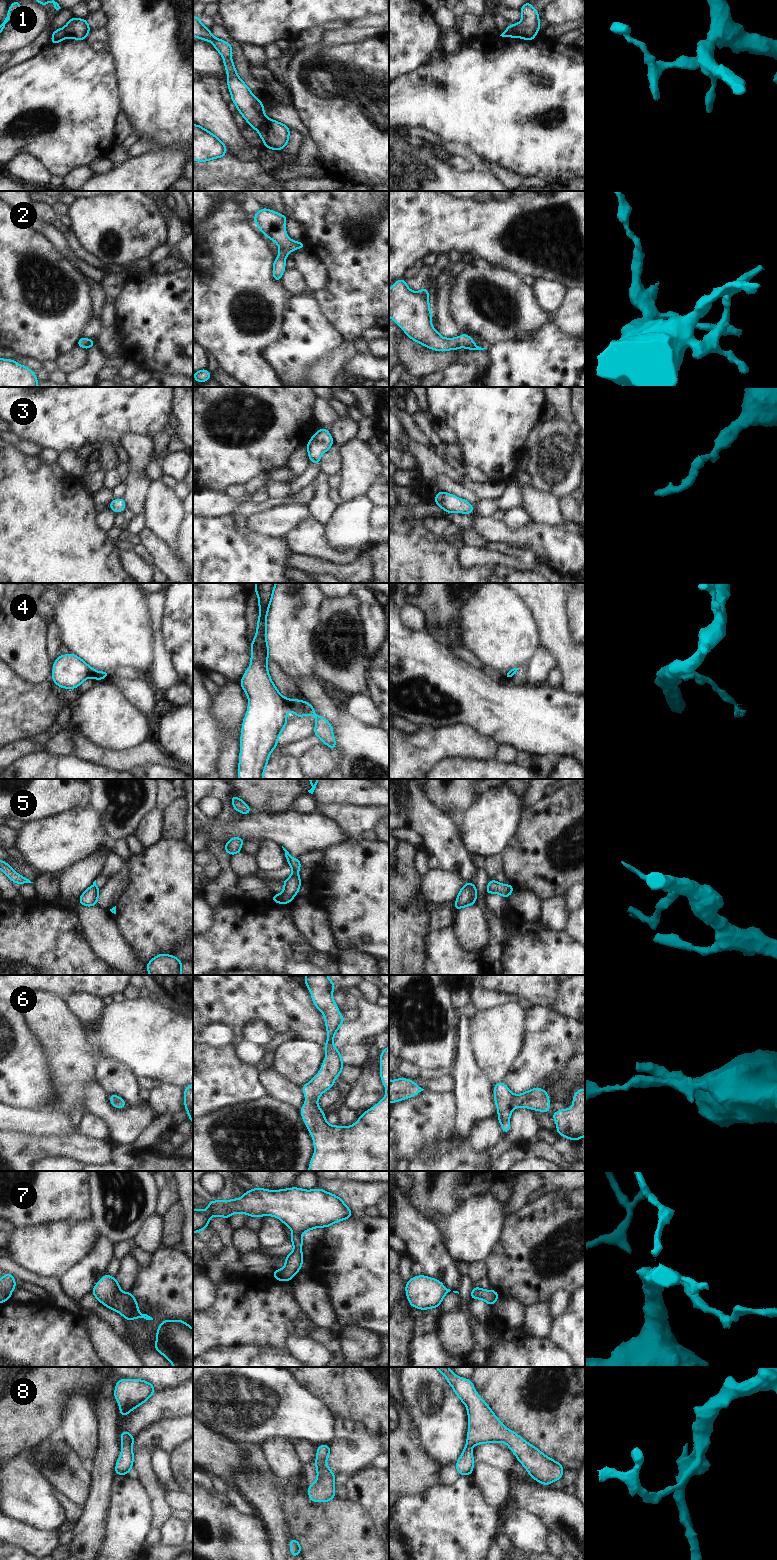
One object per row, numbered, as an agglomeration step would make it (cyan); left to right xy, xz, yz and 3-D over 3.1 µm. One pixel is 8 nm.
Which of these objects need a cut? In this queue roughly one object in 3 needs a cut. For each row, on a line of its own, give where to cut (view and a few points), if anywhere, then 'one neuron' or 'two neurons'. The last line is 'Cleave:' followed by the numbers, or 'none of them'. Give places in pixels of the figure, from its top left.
1: cut in xz along (268, 118), (258, 130); two neurons
2: no cut; one neuron
3: no cut; one neuron
4: cut in xz along (289, 700), (290, 708); two neurons
5: cut in yz along (475, 889), (465, 886), (458, 894); two neurons
6: no cut; one neuron
7: no cut; one neuron
8: no cut; one neuron
Cleave: 1, 4, 5

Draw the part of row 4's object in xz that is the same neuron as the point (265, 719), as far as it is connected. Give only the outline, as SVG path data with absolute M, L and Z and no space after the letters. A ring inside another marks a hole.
M256 583L259 600L257 632L251 643L251 665L239 682L249 704L242 724L239 779L264 779L263 772L278 737L287 724L290 700L283 697L272 682L267 669L270 657L266 639L267 613L277 583Z

